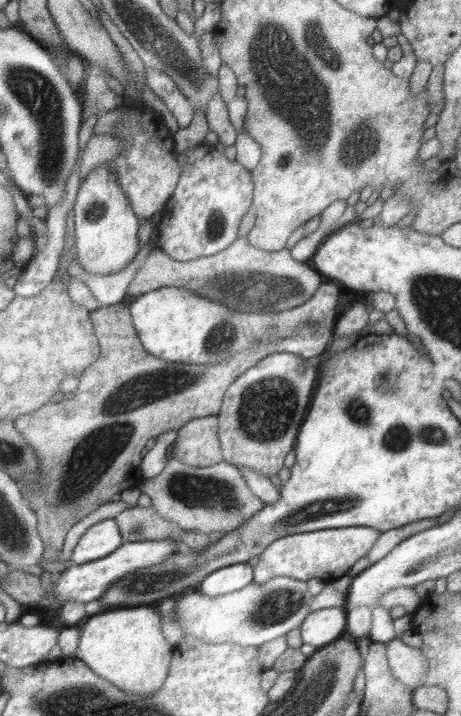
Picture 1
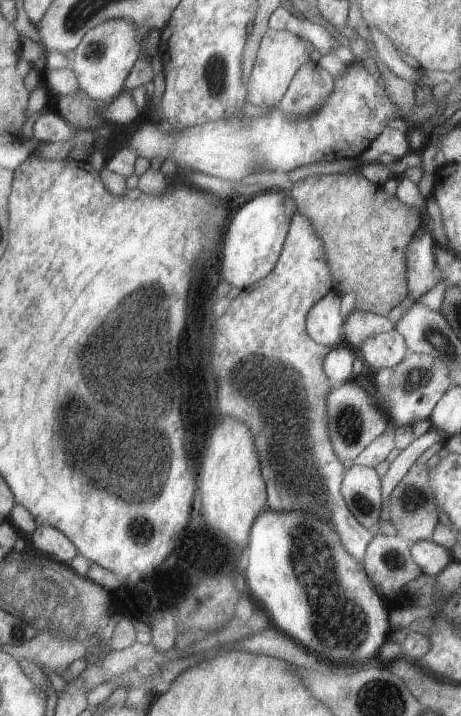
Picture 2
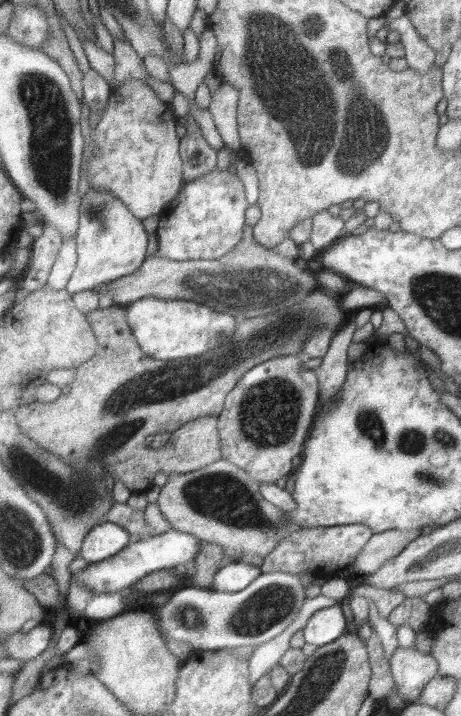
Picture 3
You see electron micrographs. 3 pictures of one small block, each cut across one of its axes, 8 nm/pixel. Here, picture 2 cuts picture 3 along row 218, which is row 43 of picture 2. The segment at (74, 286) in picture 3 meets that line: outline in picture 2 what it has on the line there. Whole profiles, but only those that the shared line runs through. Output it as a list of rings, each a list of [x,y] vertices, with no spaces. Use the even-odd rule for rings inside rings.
[[[112,19],[84,34],[84,38],[75,49],[76,58],[70,65],[84,94],[100,102],[112,103],[112,98],[123,92],[128,74],[139,60],[138,34],[141,31],[145,31],[144,28],[138,27],[133,21]]]

